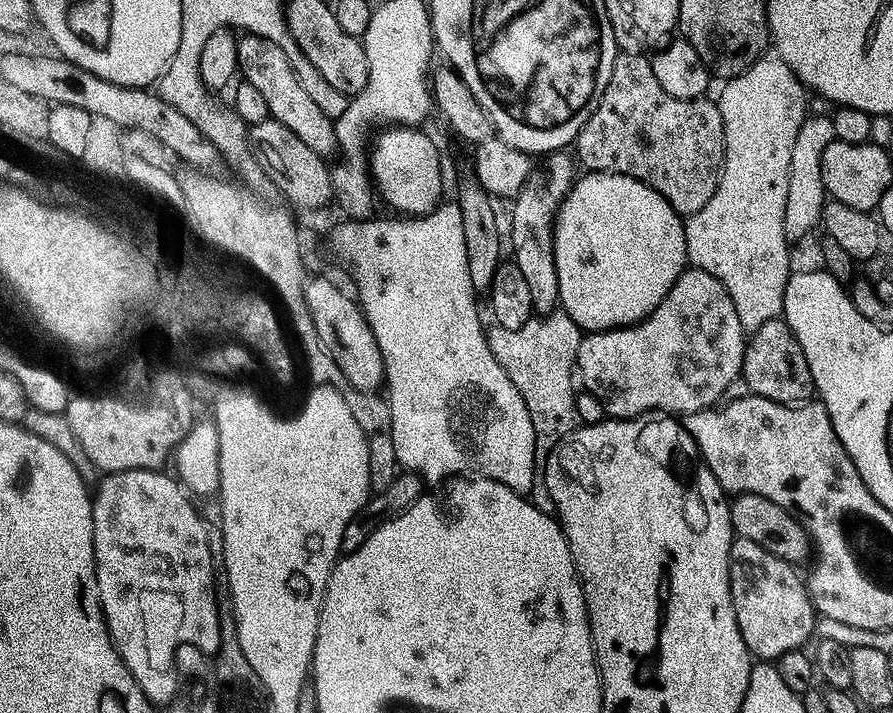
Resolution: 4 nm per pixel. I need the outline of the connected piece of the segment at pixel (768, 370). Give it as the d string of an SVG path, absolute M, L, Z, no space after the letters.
M783 318L762 322L762 326L755 328L747 337L742 380L748 383L747 391L751 395L770 398L779 404L795 405L813 395L812 375L810 366L806 366L806 354L802 354L802 346L798 346L790 326Z

